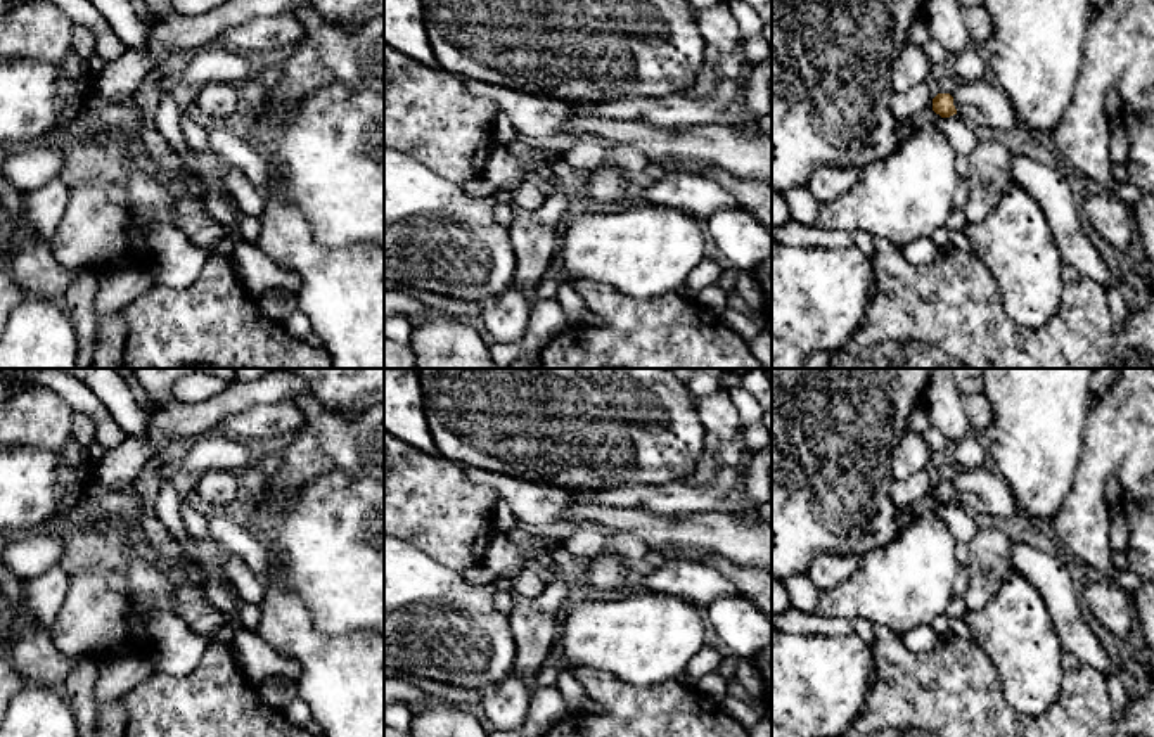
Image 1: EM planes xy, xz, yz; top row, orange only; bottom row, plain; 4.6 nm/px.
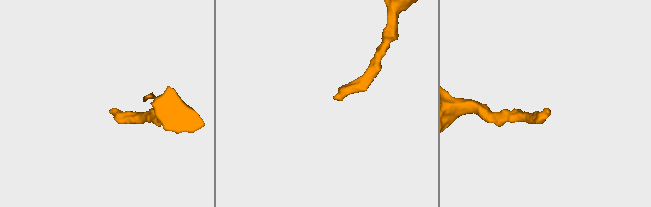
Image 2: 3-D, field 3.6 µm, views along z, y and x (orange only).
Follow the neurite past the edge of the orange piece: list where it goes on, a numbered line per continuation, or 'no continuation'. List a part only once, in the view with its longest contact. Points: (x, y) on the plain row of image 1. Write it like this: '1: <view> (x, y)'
1: yz (981, 492)

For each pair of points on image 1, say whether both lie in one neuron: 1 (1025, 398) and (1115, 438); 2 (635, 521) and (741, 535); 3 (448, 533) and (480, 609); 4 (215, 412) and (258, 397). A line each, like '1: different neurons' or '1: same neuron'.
1: different neurons
2: same neuron
3: different neurons
4: same neuron

